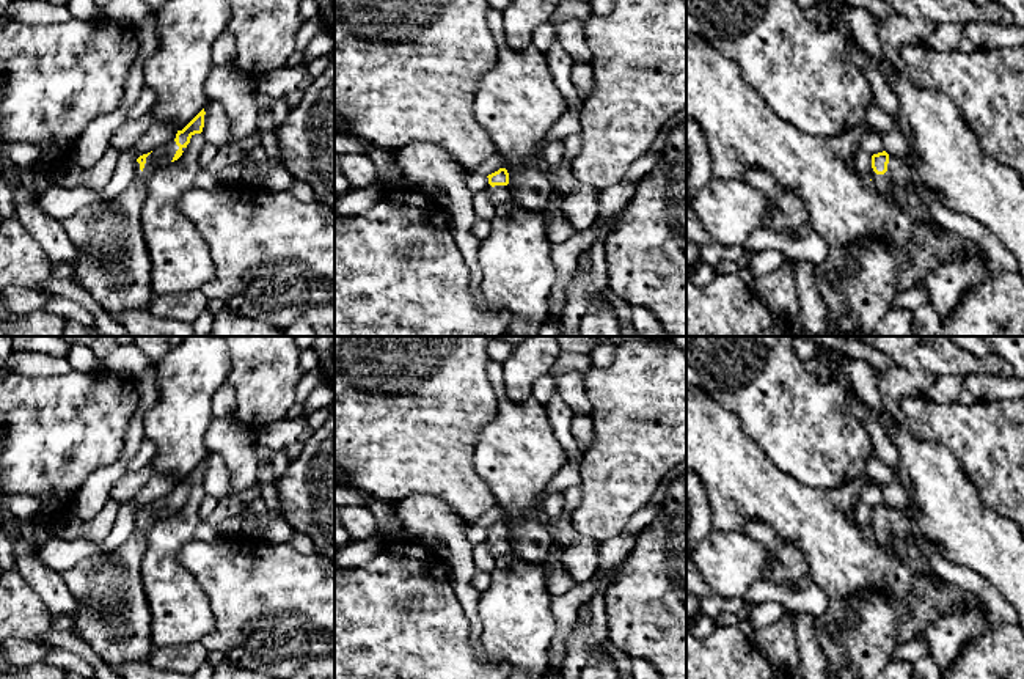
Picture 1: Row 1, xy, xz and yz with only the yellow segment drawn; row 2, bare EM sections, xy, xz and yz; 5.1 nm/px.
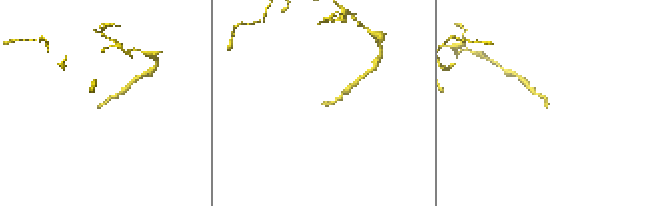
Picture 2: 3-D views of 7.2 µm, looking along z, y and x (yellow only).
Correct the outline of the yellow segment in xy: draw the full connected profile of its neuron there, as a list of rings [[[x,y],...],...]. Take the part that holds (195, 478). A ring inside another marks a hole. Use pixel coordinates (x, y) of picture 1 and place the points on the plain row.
[[[203,461],[182,483],[177,483],[171,495],[140,508],[133,533],[116,550],[88,556],[60,574],[79,607],[75,632],[113,671],[126,663],[149,663],[149,654],[154,648],[151,637],[152,615],[141,585],[141,560],[149,530],[157,519],[182,508],[190,490],[203,484],[204,467]]]

